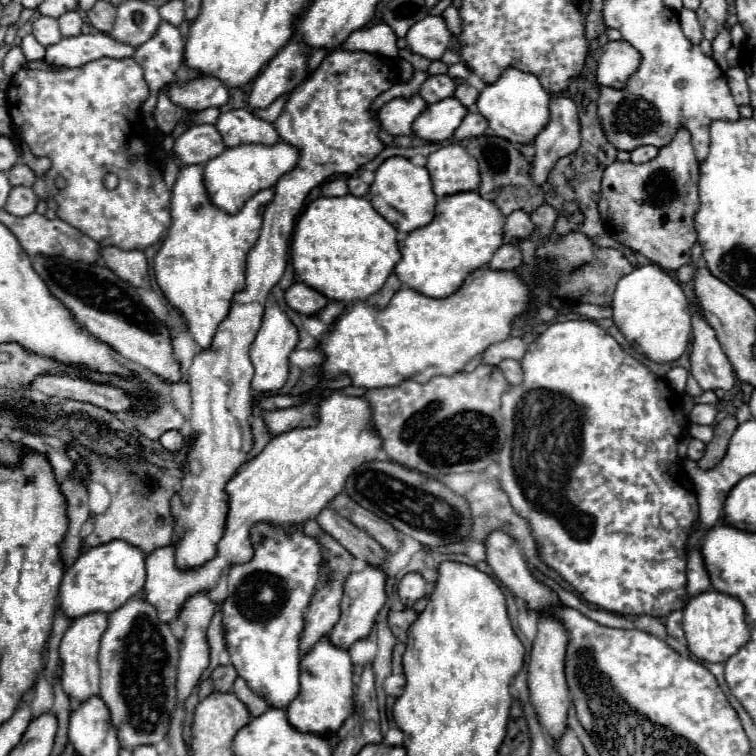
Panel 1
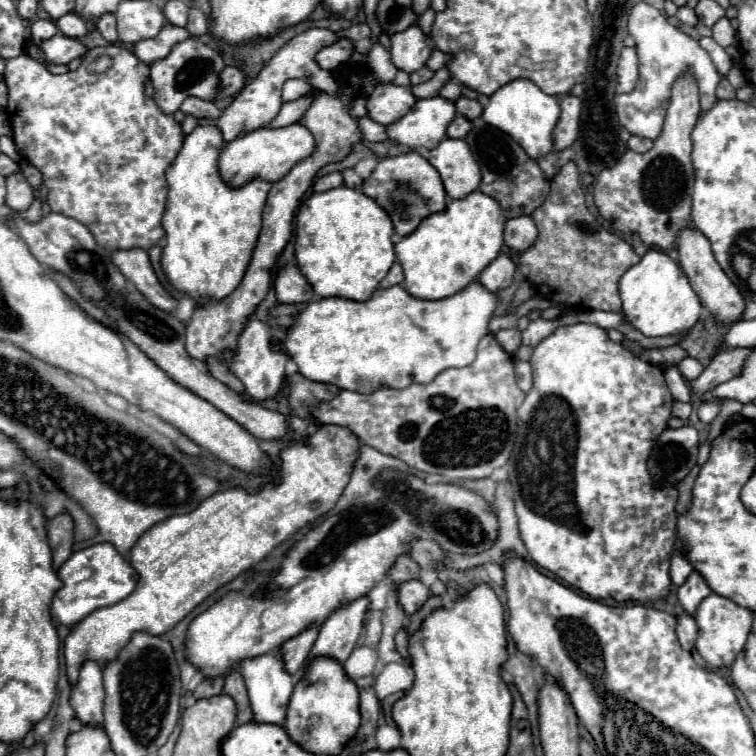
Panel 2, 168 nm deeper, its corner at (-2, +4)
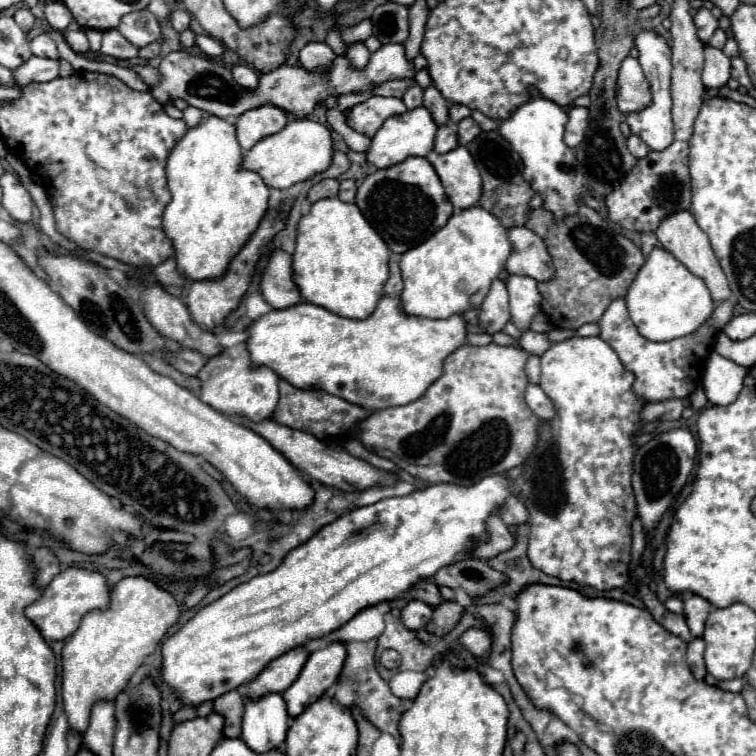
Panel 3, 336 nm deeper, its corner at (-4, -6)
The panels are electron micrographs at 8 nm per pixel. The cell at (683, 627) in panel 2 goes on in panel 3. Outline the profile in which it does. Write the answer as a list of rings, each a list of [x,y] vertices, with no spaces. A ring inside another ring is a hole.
[[[694,638],[690,644],[688,644],[688,654],[686,654],[686,660],[688,660],[688,666],[694,674],[694,678],[698,680],[704,680],[706,676],[706,666],[704,666],[704,640],[702,638]]]

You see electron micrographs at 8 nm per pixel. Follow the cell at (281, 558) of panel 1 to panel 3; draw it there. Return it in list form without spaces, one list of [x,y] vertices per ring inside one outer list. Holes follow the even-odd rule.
[[[266,694],[260,700],[246,702],[240,738],[250,746],[250,750],[262,754],[284,742],[288,722],[290,716],[286,712],[284,698],[280,694]]]

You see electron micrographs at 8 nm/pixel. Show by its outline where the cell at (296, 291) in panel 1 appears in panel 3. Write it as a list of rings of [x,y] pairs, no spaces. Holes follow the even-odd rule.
[[[274,250],[262,272],[260,292],[272,308],[288,308],[300,302],[300,292],[292,280],[292,258]]]

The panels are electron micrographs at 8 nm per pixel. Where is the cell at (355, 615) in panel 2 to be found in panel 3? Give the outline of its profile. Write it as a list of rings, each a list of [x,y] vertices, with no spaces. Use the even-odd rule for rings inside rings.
[[[332,642],[330,646],[308,656],[300,676],[292,682],[288,690],[282,692],[290,718],[302,714],[302,710],[314,704],[338,680],[344,658],[346,648],[340,642]]]

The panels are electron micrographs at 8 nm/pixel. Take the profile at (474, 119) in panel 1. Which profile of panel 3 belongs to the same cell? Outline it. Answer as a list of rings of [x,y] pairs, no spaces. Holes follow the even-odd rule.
[[[446,124],[438,128],[438,134],[434,138],[434,152],[450,152],[458,146],[458,138],[456,138],[456,126],[454,124]]]

